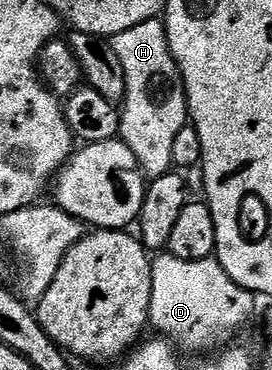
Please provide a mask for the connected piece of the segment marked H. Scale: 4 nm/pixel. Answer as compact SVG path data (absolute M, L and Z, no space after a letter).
M151 19L111 36L113 52L124 65L126 96L121 103L120 139L137 157L146 177L159 178L173 168L174 137L188 125L190 110L180 68L169 48L166 23Z

